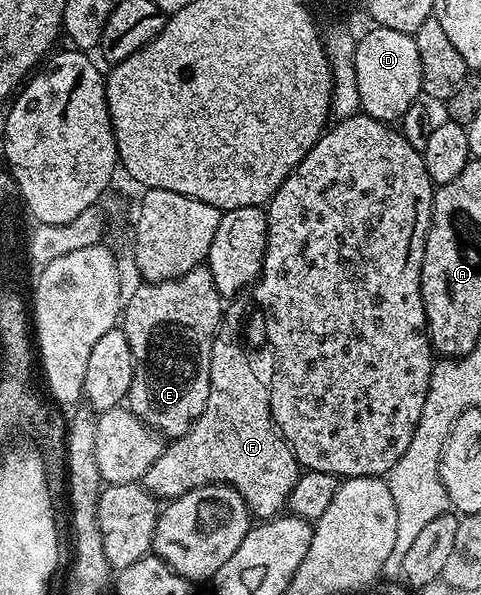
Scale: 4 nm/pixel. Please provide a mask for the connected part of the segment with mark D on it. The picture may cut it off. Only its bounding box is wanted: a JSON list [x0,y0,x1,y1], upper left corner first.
[355,26,423,123]

